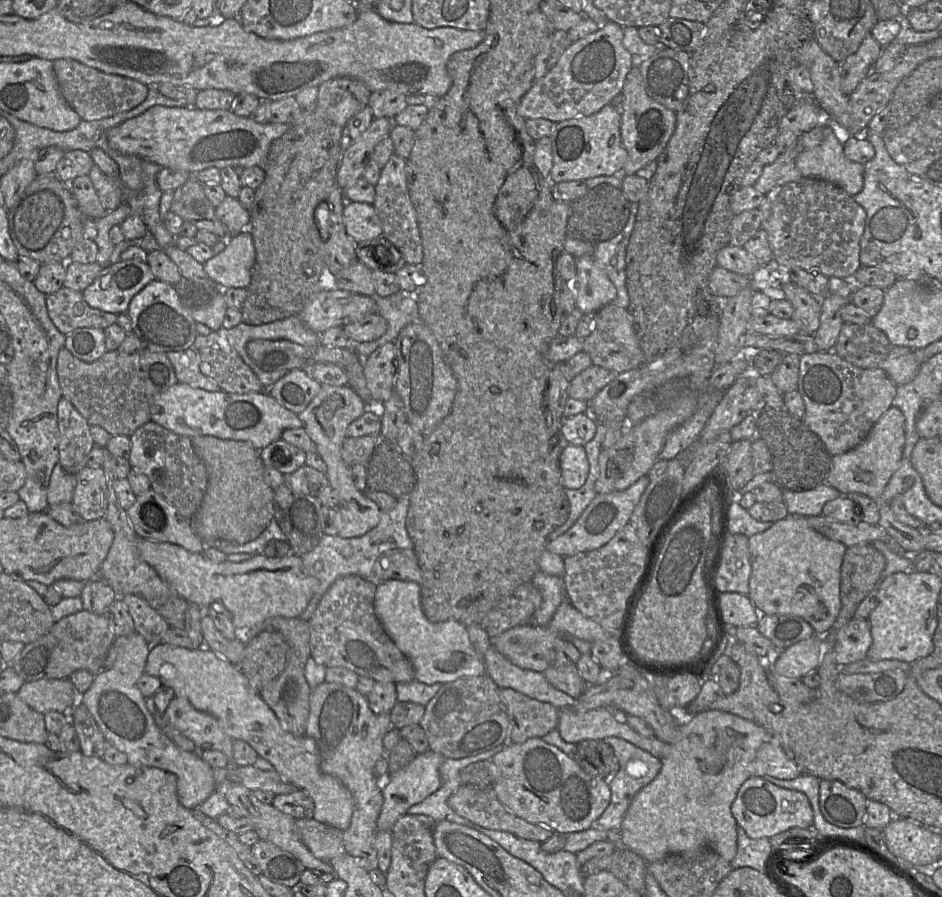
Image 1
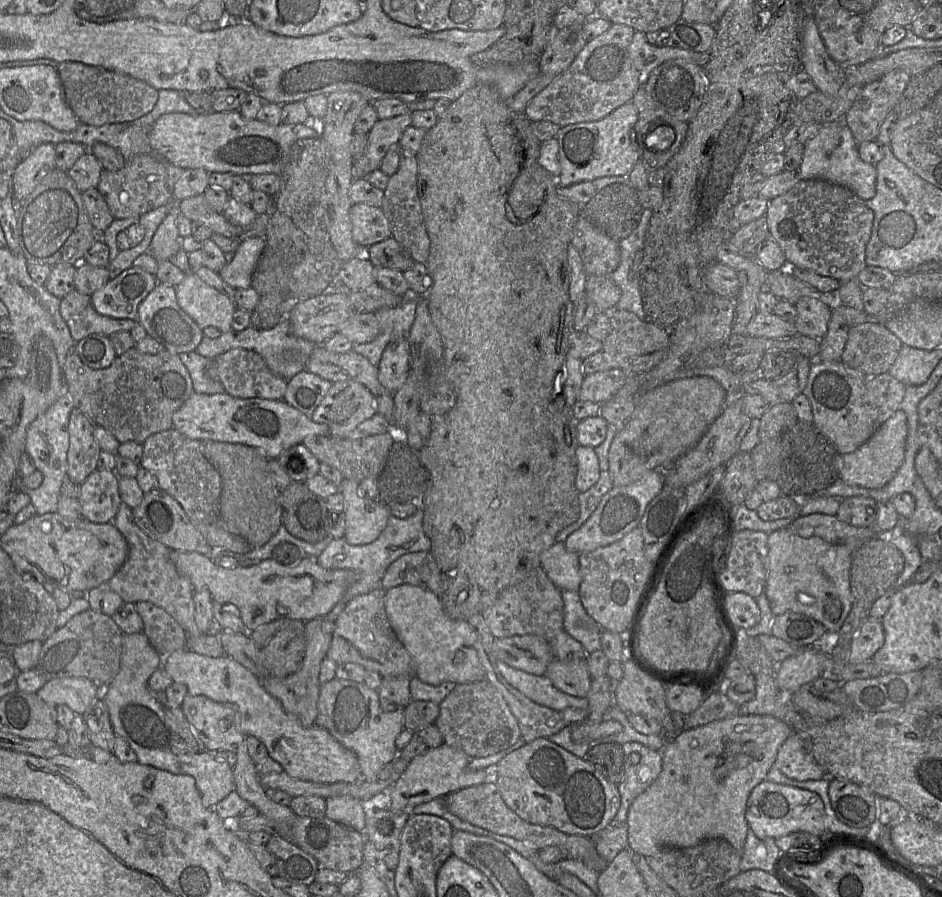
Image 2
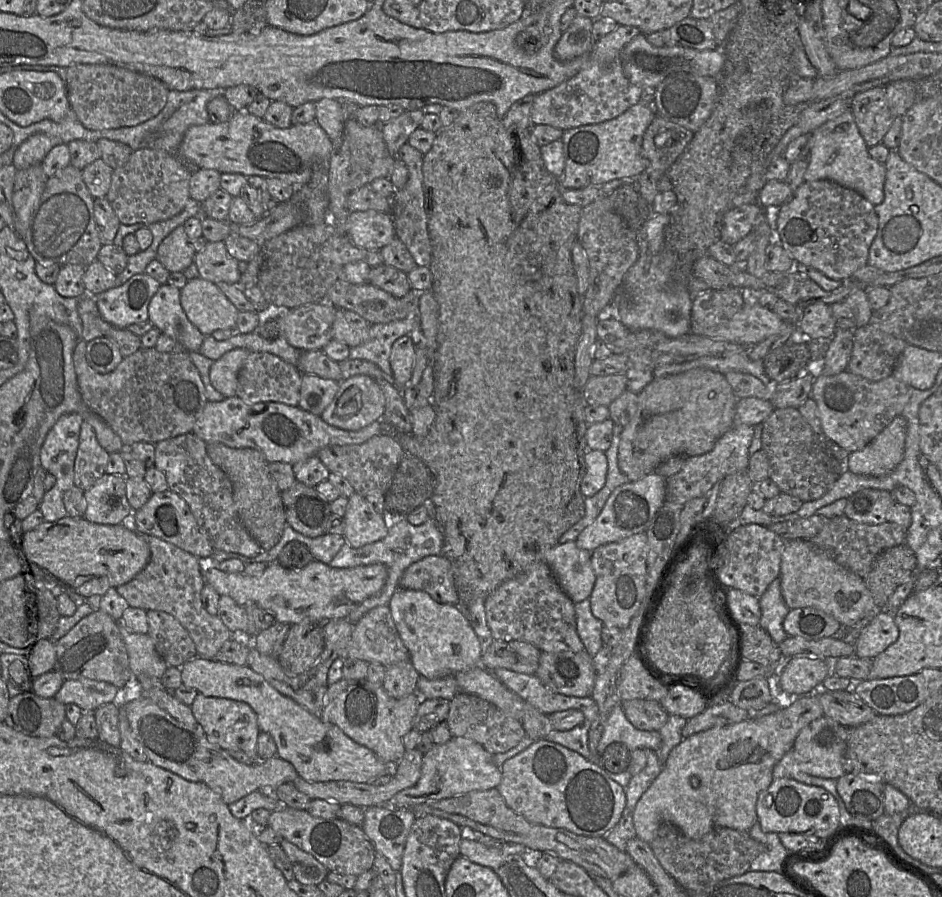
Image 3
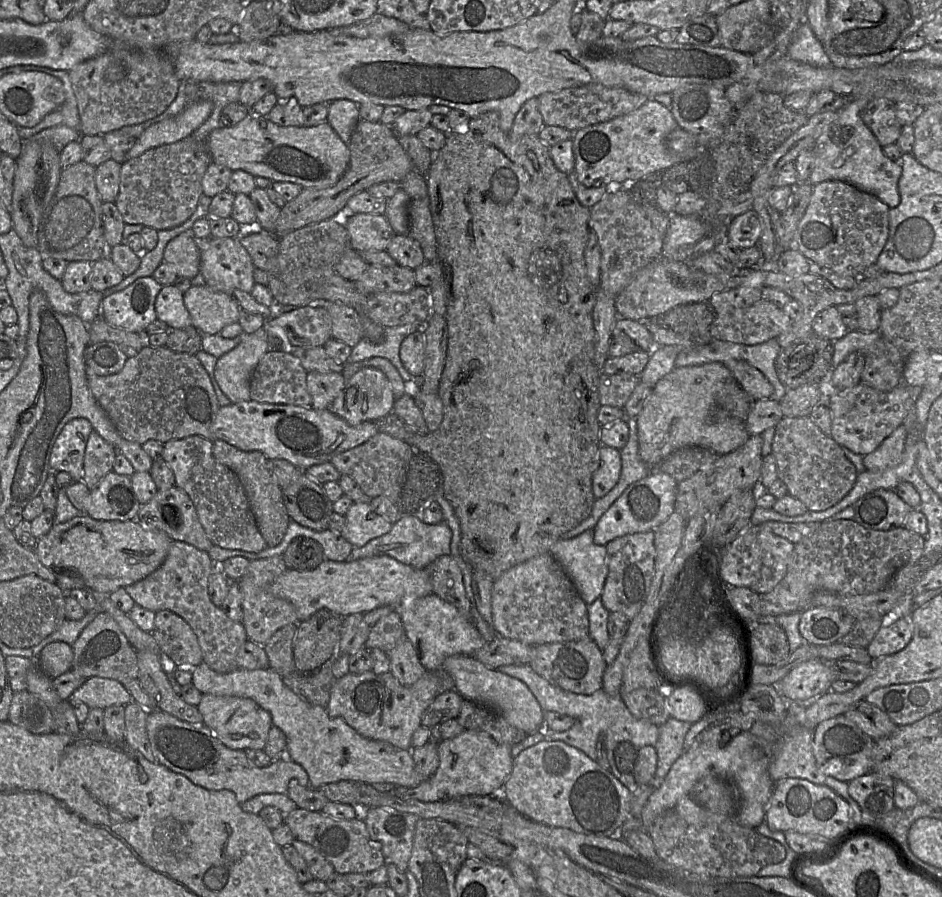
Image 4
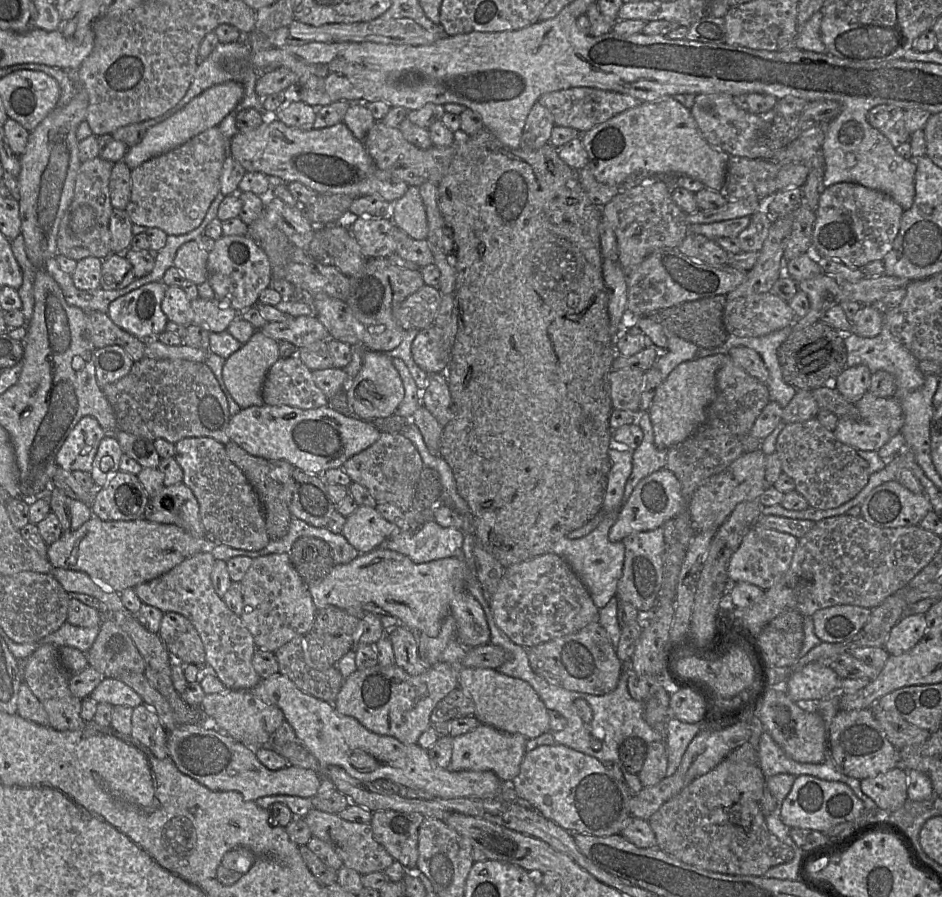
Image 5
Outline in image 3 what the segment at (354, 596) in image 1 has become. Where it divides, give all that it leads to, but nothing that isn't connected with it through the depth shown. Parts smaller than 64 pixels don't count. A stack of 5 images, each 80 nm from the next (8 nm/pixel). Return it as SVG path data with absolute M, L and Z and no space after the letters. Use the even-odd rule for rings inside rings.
M388 605L371 609L354 625L342 658L379 662L385 667L410 660Z

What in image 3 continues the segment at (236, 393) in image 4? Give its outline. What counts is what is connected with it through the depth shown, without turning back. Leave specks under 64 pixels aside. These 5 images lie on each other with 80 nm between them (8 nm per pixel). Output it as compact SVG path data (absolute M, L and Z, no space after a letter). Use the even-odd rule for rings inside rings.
M236 348L213 361L209 378L214 388L225 398L236 396L238 374L249 353L245 348Z

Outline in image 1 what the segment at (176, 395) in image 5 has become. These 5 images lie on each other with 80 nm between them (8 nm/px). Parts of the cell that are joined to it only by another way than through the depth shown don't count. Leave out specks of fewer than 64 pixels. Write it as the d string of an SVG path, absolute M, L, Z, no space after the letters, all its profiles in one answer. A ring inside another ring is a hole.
M62 348L57 359L57 375L62 395L66 397L86 419L90 426L99 426L112 436L130 437L136 429L151 421L150 406L154 399L178 383L173 365L164 352L147 349L135 353L107 351L94 362L77 359L69 350Z

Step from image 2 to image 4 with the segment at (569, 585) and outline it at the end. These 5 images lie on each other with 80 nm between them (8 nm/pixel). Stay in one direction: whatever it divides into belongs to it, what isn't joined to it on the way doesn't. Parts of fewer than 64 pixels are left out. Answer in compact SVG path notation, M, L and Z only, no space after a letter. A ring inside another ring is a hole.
M593 529L587 530L579 536L564 540L558 540L549 550L563 567L573 582L580 597L589 605L600 598L608 573L606 548L594 542Z

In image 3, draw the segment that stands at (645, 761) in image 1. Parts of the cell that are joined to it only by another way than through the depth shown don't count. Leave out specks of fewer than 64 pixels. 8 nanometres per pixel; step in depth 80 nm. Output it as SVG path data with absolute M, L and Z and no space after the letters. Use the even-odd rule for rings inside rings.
M644 749L647 757L646 766L632 776L625 788L626 808L623 814L632 814L641 796L650 787L662 770L656 751Z

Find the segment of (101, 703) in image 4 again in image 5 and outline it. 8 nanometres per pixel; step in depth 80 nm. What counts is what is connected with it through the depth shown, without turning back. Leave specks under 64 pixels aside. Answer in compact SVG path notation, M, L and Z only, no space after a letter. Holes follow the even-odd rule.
M104 678L92 691L89 698L97 703L108 703L112 706L134 708L143 704L141 696L120 679Z

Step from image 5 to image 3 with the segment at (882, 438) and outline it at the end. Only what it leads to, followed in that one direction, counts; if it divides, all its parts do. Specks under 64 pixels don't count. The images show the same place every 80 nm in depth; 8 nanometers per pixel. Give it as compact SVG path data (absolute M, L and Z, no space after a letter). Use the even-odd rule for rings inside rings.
M848 370L836 375L820 375L811 392L811 398L817 403L824 435L849 453L864 449L895 417L902 415L910 395L911 387L893 376L873 382Z

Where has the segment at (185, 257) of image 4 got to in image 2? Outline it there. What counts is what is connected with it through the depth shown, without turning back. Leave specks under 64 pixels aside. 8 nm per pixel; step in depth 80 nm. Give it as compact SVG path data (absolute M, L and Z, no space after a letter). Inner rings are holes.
M169 213L159 225L151 240L148 253L153 255L157 261L171 261L182 250L182 237L176 223L177 216L177 214Z

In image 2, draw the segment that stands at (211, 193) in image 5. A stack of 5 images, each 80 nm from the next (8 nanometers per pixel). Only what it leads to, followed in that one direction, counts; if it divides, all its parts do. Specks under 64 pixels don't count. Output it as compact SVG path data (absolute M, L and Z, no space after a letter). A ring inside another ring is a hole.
M138 154L126 160L120 170L103 170L97 185L98 192L105 199L115 219L140 217L173 201L173 186L164 163L156 157Z

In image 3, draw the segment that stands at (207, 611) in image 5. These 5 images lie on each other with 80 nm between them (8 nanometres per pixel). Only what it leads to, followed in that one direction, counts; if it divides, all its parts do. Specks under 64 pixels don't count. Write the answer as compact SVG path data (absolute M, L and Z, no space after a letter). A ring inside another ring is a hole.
M138 533L149 545L150 558L146 566L129 582L116 587L116 591L130 606L164 611L174 616L188 631L198 656L214 659L223 644L233 634L217 615L209 614L202 606L201 591L204 587L203 568L210 564L160 538Z

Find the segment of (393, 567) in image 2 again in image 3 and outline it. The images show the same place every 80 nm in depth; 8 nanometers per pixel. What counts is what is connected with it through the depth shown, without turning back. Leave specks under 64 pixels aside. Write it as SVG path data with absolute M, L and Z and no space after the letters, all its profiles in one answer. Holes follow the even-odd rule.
M443 554L429 555L411 564L403 572L399 586L425 591L440 603L460 606L452 563Z

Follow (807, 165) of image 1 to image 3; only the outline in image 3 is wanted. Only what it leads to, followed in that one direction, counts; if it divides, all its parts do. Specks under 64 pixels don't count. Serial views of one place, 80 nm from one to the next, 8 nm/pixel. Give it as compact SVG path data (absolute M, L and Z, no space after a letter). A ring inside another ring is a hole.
M851 109L821 125L809 140L809 160L805 181L831 180L858 192L874 206L884 199L885 165L868 153L869 146L861 136Z

